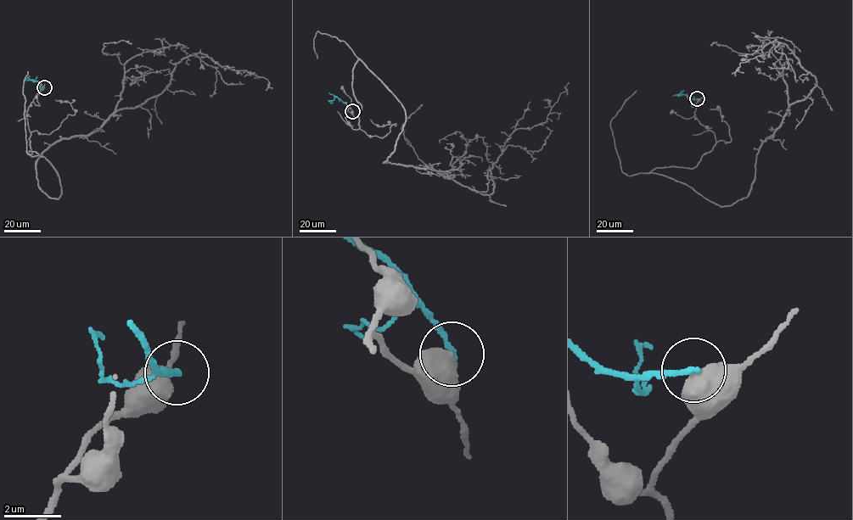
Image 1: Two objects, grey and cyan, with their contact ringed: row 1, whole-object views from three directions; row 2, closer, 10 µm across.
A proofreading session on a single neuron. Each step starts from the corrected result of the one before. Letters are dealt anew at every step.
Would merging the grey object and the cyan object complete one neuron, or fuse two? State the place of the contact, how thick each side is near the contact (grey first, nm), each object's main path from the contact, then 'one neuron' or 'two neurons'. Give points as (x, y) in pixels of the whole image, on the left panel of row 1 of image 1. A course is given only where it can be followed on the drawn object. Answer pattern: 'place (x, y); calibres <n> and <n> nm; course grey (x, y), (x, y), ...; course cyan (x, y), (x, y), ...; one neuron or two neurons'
place (44, 87); calibres 500 and 200 nm; course grey (44, 87), (27, 153), (55, 170), (58, 198), (36, 159), (157, 97), (187, 57), (271, 89); course cyan (44, 87), (37, 81), (26, 80); two neurons

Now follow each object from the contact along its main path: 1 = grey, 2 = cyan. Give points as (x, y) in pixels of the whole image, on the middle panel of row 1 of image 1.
1: (352, 111), (358, 129), (359, 59), (405, 110), (383, 162), (491, 194), (506, 140), (545, 123), (568, 82)
2: (352, 111), (336, 97), (328, 100), (331, 103)

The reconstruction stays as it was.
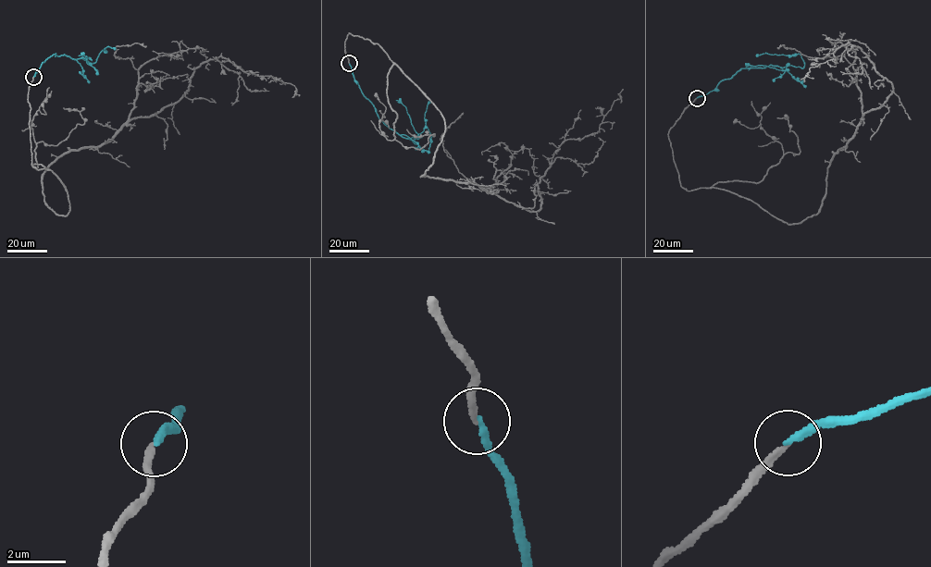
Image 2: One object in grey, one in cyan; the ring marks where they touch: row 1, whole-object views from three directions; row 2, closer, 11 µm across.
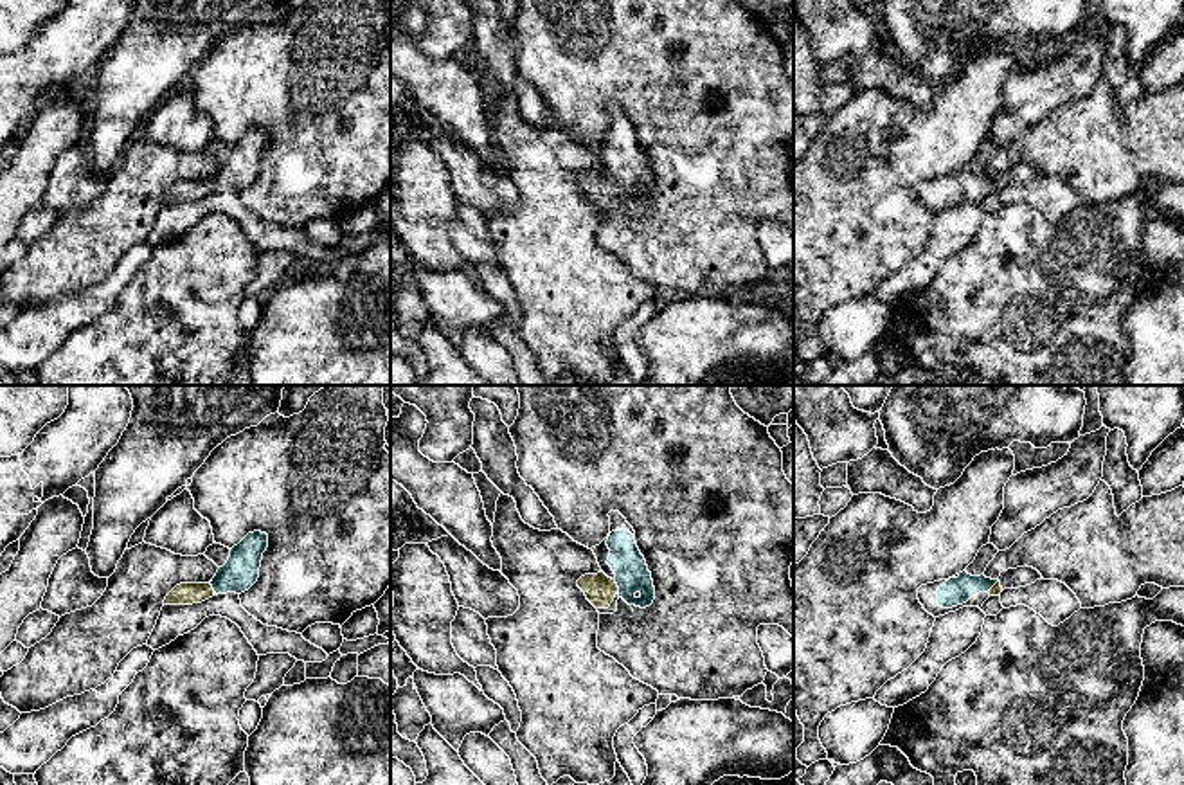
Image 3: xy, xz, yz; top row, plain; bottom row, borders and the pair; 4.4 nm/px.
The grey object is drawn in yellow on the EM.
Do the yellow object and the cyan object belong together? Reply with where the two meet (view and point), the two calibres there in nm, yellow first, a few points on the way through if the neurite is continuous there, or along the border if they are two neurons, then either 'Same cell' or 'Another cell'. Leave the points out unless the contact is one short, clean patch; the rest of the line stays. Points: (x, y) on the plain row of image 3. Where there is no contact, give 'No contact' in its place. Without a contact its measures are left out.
Touches yellow at xz (616, 180). Thickness 140 nm (yellow) against 150 nm. Path across: xz (600, 186), (616, 180), (630, 166). Same cell

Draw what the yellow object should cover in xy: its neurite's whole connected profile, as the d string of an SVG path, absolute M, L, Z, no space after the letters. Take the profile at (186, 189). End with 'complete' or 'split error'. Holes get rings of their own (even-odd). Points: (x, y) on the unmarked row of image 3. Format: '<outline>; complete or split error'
M248 130L230 146L230 153L209 180L180 180L164 196L164 202L202 200L214 191L248 187L259 175L263 149L268 144L268 131Z; split error

